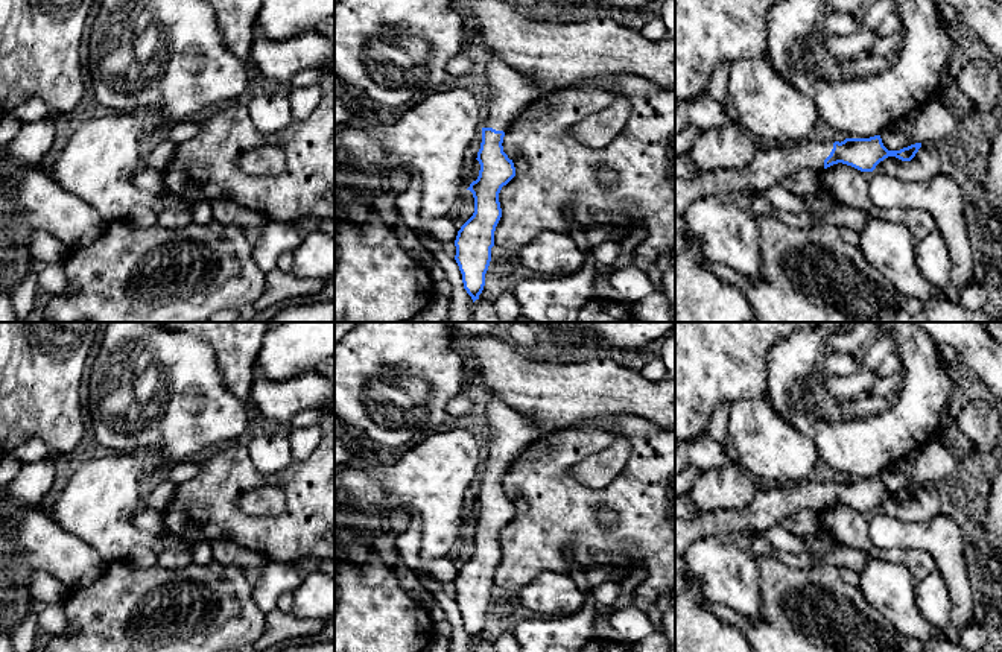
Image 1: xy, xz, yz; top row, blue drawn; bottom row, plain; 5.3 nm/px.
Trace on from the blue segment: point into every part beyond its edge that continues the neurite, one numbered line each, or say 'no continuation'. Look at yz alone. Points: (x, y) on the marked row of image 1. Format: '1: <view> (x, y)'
1: yz (770, 164)

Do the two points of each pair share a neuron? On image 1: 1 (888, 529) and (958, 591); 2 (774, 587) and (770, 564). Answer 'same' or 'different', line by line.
1: same
2: same

